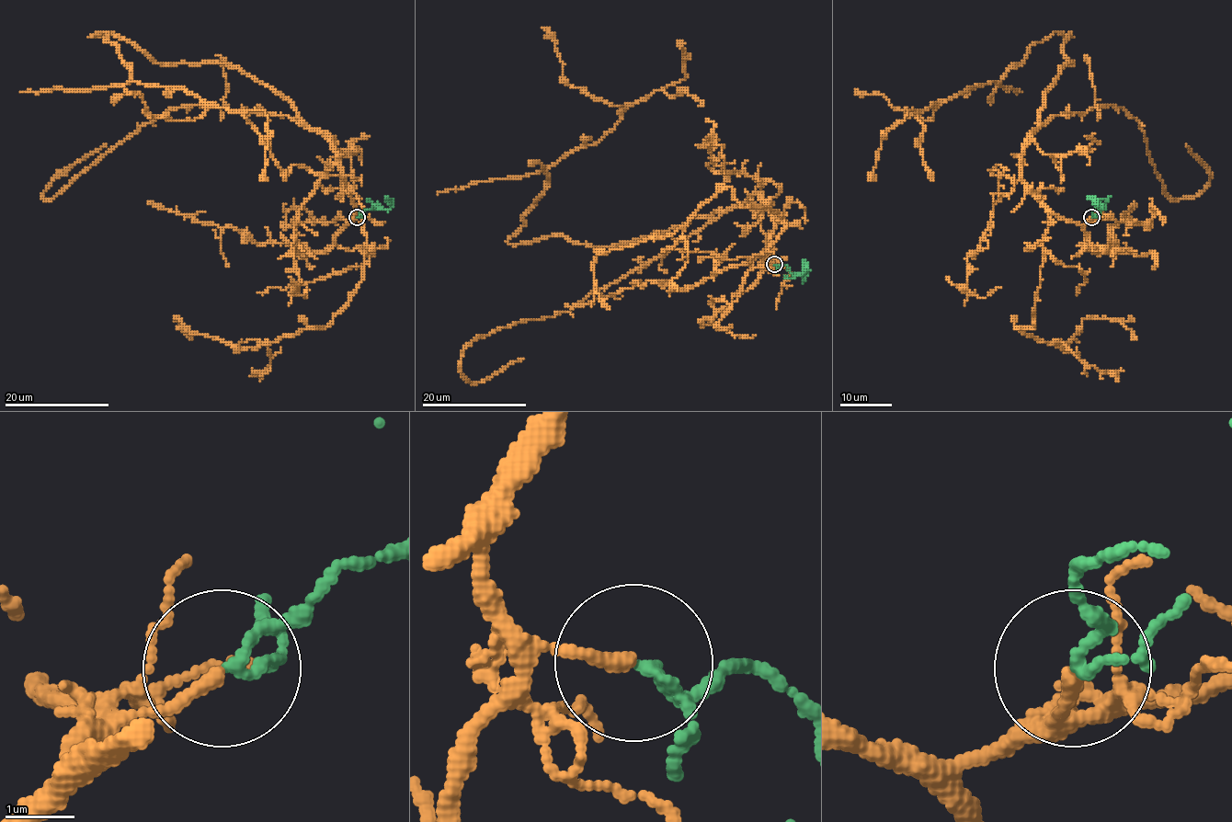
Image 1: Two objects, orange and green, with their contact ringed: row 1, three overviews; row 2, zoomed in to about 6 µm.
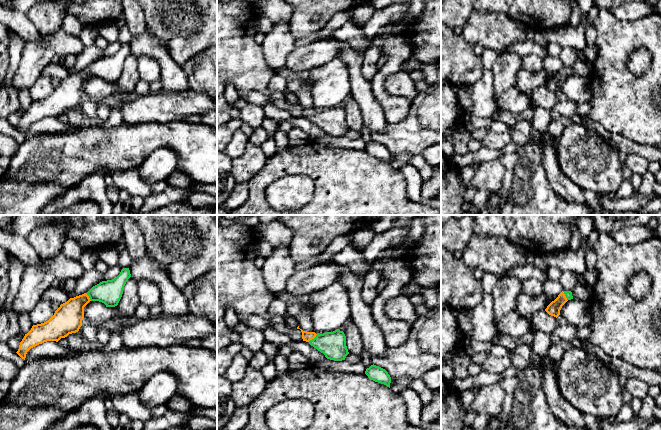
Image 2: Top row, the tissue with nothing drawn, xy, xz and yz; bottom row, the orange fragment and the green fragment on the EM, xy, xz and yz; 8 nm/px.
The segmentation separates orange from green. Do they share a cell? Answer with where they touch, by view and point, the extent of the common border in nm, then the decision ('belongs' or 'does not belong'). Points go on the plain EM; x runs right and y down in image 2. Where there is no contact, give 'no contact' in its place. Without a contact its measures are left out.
contact xz (312, 114); length 100 nm; belongs

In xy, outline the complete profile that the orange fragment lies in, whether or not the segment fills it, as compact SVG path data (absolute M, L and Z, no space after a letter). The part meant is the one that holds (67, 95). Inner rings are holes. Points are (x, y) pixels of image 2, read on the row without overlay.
M123 44L116 54L102 57L87 69L70 74L61 80L48 97L32 102L20 118L16 129L25 136L31 124L47 117L58 118L61 114L78 108L84 94L84 83L90 77L102 78L106 83L117 82L130 53L129 44Z

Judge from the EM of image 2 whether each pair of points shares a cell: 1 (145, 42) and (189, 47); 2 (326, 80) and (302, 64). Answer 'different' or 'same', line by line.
1: different
2: different

